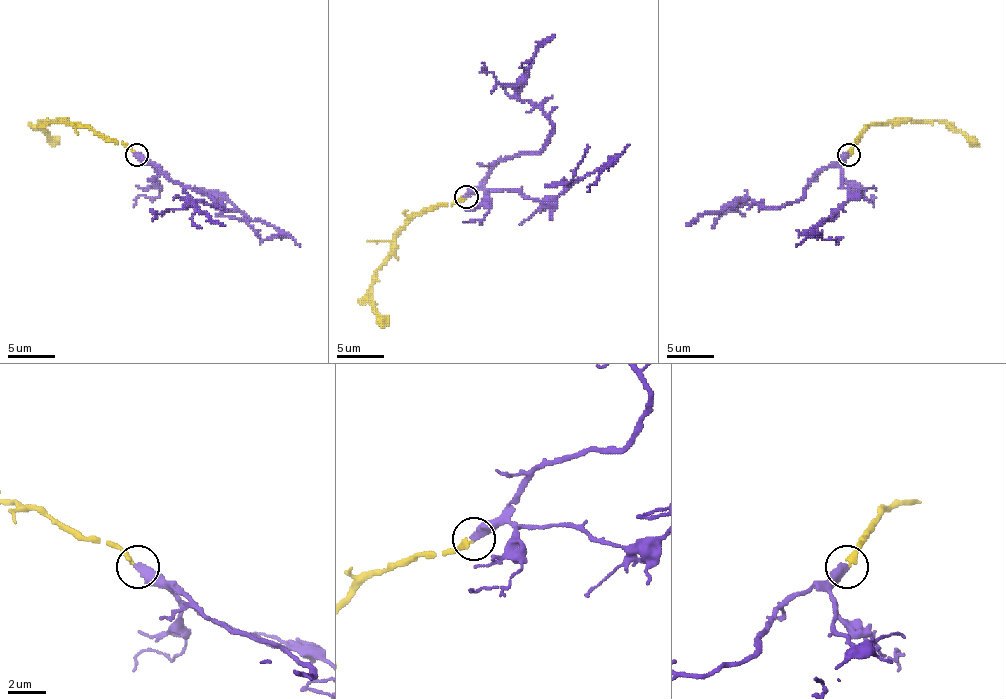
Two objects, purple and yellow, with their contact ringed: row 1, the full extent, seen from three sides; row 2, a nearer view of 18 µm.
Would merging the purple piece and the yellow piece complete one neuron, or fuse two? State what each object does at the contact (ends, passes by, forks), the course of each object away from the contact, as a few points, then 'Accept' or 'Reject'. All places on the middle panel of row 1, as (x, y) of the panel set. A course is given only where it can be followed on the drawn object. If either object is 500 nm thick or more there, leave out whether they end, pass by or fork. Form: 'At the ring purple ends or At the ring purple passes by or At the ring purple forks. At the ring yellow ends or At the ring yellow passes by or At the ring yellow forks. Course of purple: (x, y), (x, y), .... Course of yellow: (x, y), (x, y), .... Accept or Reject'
At the ring purple ends. At the ring yellow ends. Course of purple: (465, 196), (503, 159), (536, 154), (543, 147), (552, 121), (517, 95), (517, 79), (554, 35). Course of yellow: (465, 198), (426, 208), (400, 231), (395, 250), (376, 271), (372, 290), (374, 313), (383, 327). Accept

